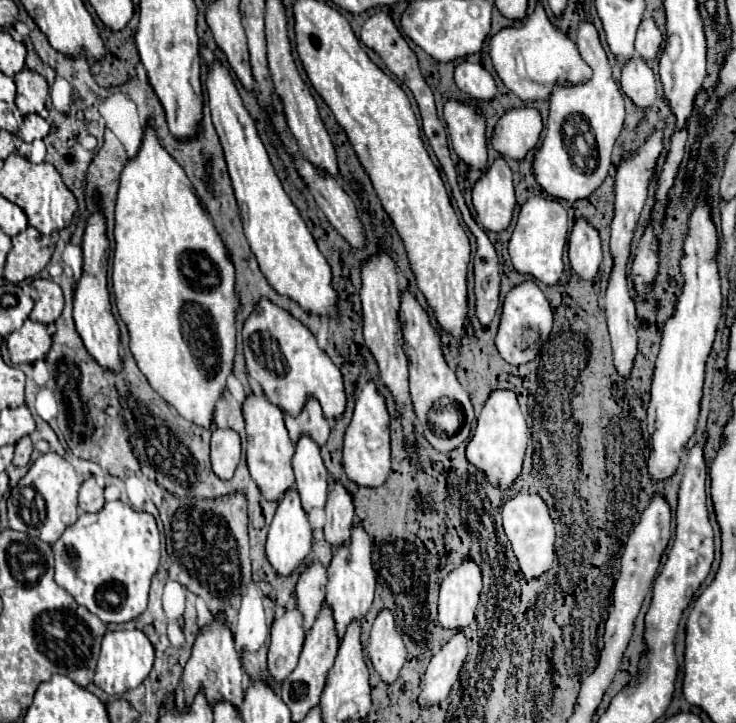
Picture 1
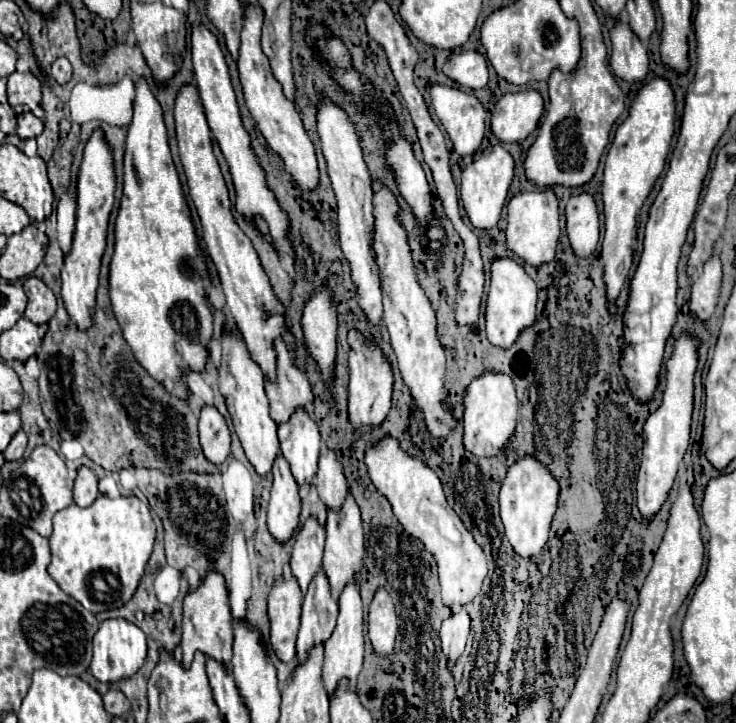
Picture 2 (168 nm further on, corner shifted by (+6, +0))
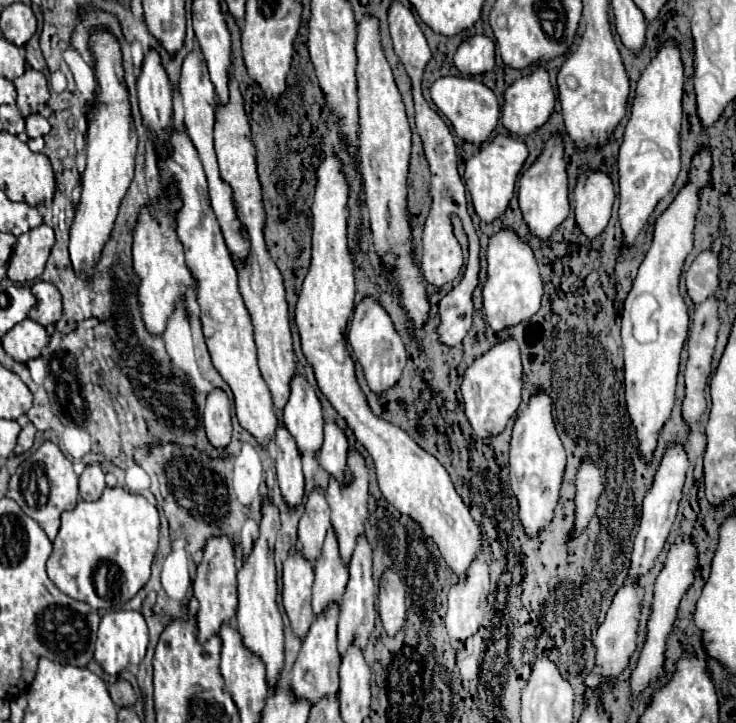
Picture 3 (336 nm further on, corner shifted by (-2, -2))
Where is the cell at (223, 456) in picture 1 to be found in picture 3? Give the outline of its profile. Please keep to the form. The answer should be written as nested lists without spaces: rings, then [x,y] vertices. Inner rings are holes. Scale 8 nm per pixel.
[[[212,389],[206,399],[204,409],[204,427],[208,441],[214,447],[226,447],[232,437],[232,423],[230,423],[230,401],[222,389]]]

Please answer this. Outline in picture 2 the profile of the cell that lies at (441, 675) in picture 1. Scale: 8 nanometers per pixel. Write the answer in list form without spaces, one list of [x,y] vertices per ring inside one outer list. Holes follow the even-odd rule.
[[[464,607],[454,609],[454,613],[442,621],[438,635],[442,641],[442,653],[448,661],[448,665],[454,665],[460,659],[460,655],[464,653],[468,633],[470,633],[470,617]]]

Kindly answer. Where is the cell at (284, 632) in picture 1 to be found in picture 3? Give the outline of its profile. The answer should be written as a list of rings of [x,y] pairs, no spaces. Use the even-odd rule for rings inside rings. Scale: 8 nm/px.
[[[296,549],[284,561],[284,589],[282,589],[282,603],[290,617],[292,629],[298,637],[304,637],[314,621],[310,597],[312,597],[312,581],[314,581],[314,567],[312,563]]]

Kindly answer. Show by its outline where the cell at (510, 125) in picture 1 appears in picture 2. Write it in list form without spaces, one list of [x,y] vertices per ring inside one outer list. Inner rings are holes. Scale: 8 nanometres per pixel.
[[[520,91],[504,95],[492,113],[492,133],[502,143],[522,143],[544,113],[544,101],[538,91]]]

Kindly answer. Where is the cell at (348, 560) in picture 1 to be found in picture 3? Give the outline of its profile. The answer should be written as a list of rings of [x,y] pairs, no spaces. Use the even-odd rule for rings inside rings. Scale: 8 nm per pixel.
[[[350,447],[350,451],[348,451],[348,471],[346,471],[344,481],[340,483],[334,477],[330,477],[330,483],[328,483],[328,489],[326,489],[326,499],[328,499],[328,505],[330,505],[330,511],[332,511],[332,525],[334,525],[336,535],[338,535],[340,555],[346,563],[350,561],[352,551],[356,547],[356,537],[364,533],[364,519],[368,515],[368,509],[366,509],[368,477],[370,477],[370,473],[368,473],[368,465],[366,465],[364,457],[354,447]]]

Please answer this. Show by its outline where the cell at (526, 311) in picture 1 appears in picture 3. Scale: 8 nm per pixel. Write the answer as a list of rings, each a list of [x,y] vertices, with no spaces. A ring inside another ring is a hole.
[[[510,227],[496,231],[486,247],[486,283],[482,287],[484,315],[494,331],[504,331],[524,319],[530,319],[540,309],[542,279],[536,257],[530,245]]]

